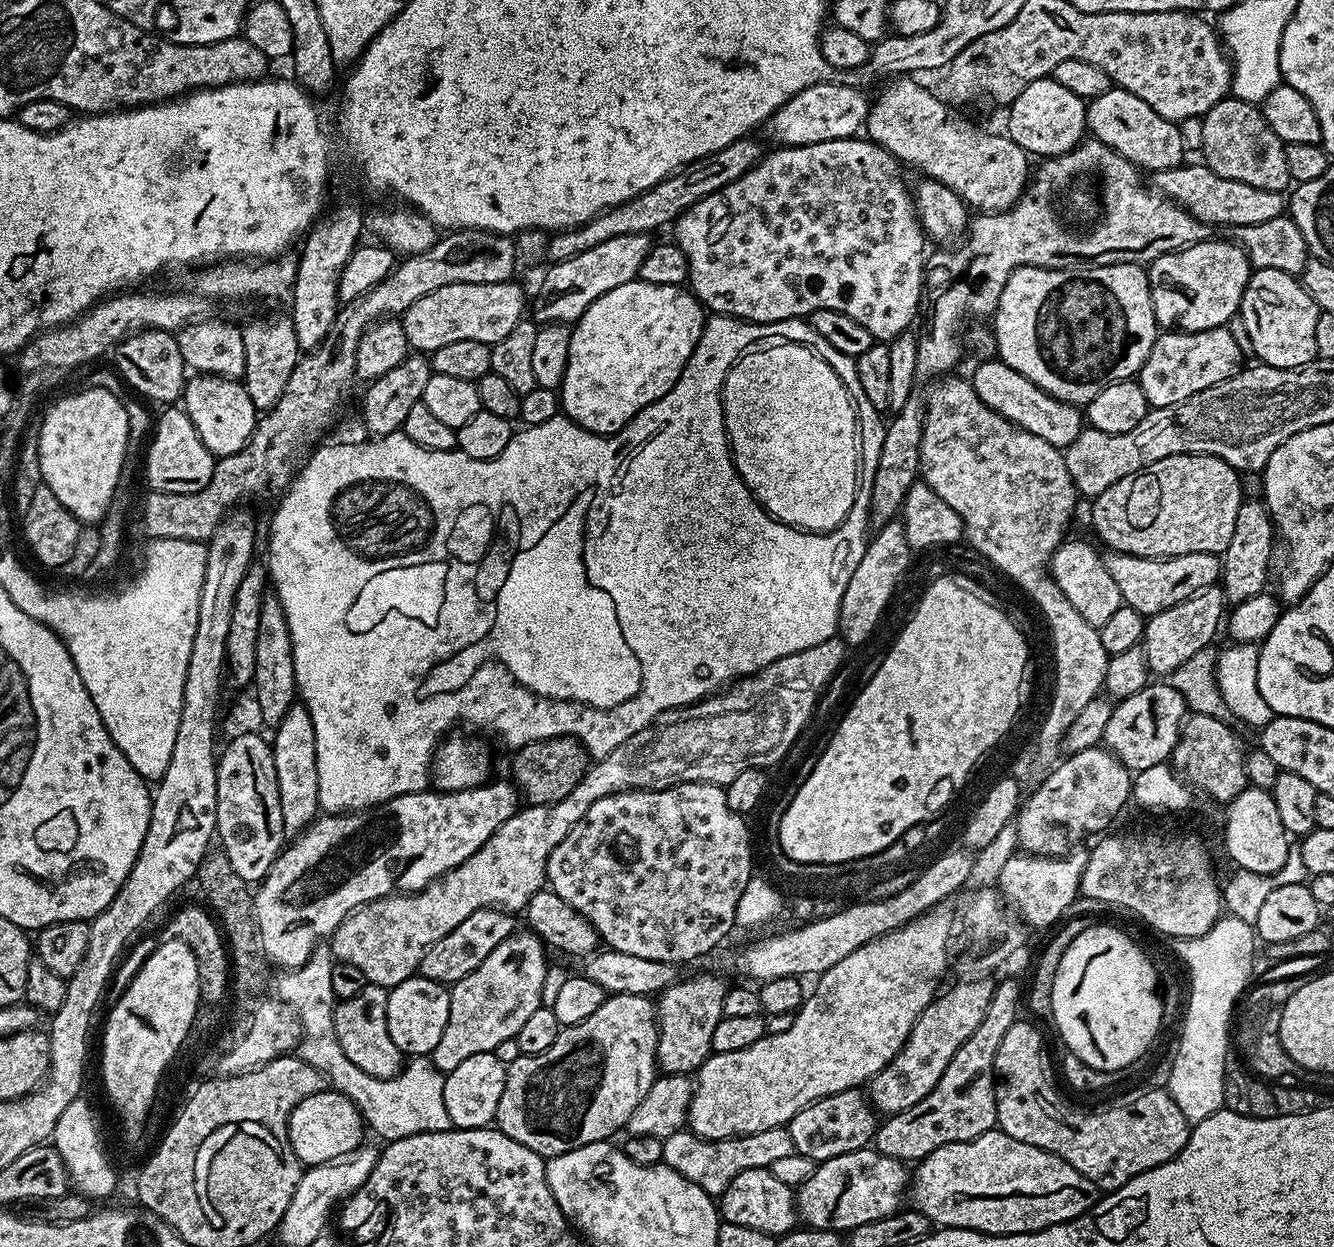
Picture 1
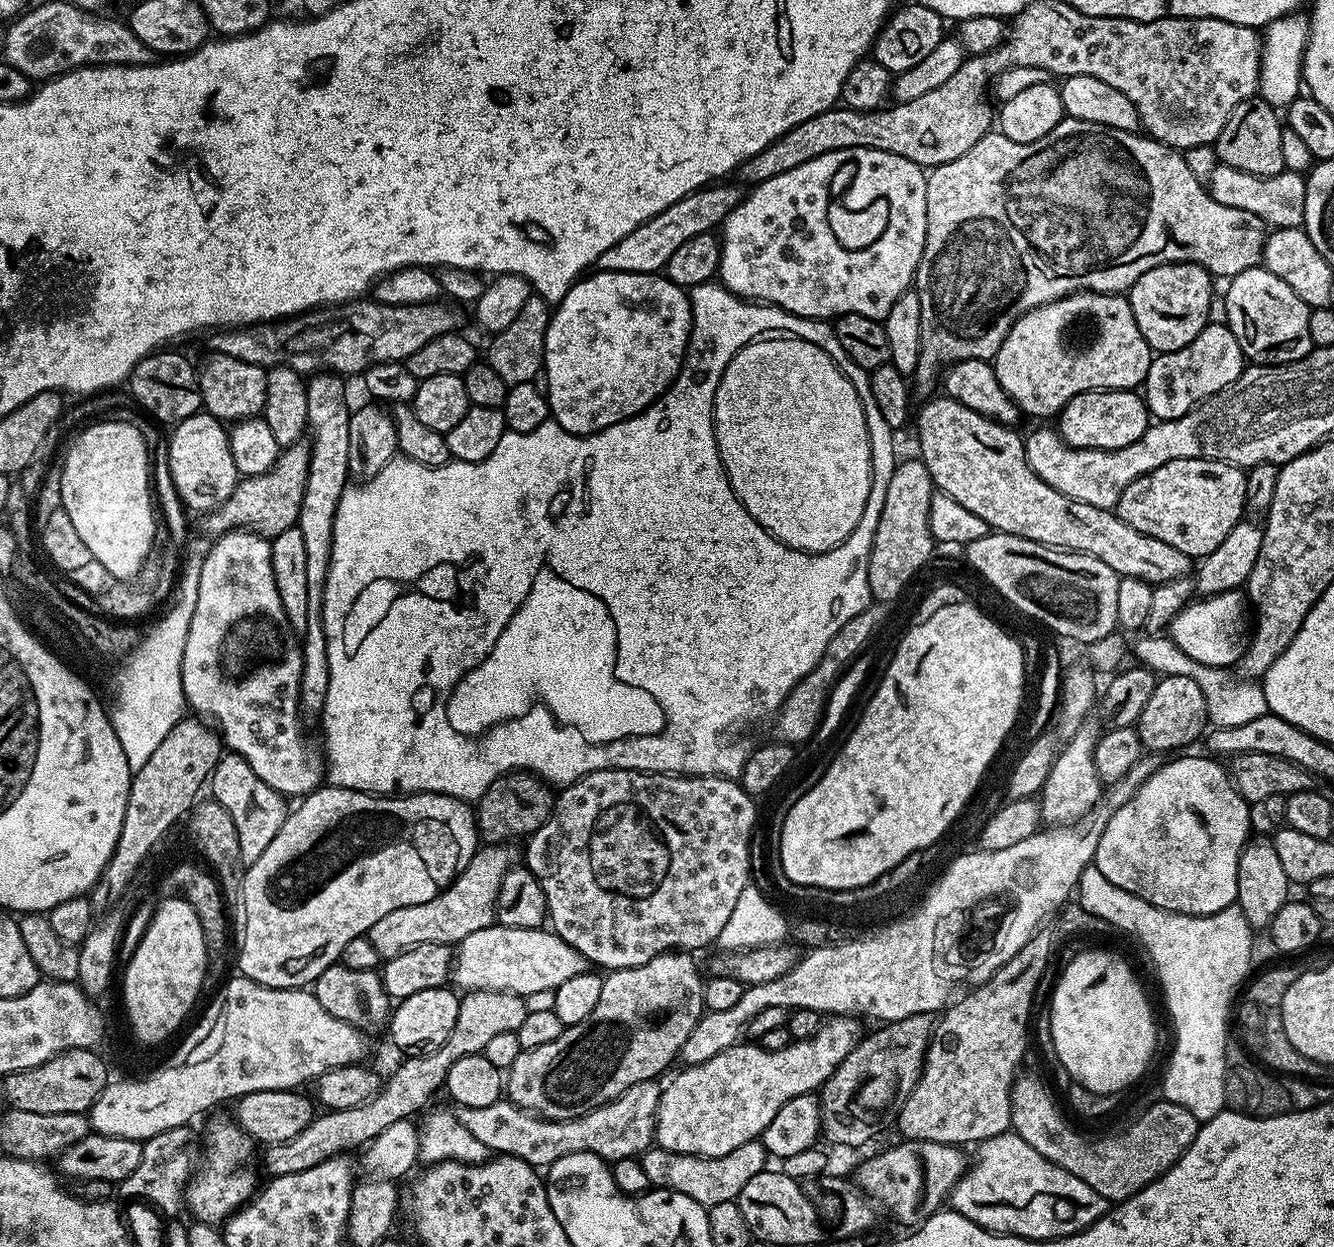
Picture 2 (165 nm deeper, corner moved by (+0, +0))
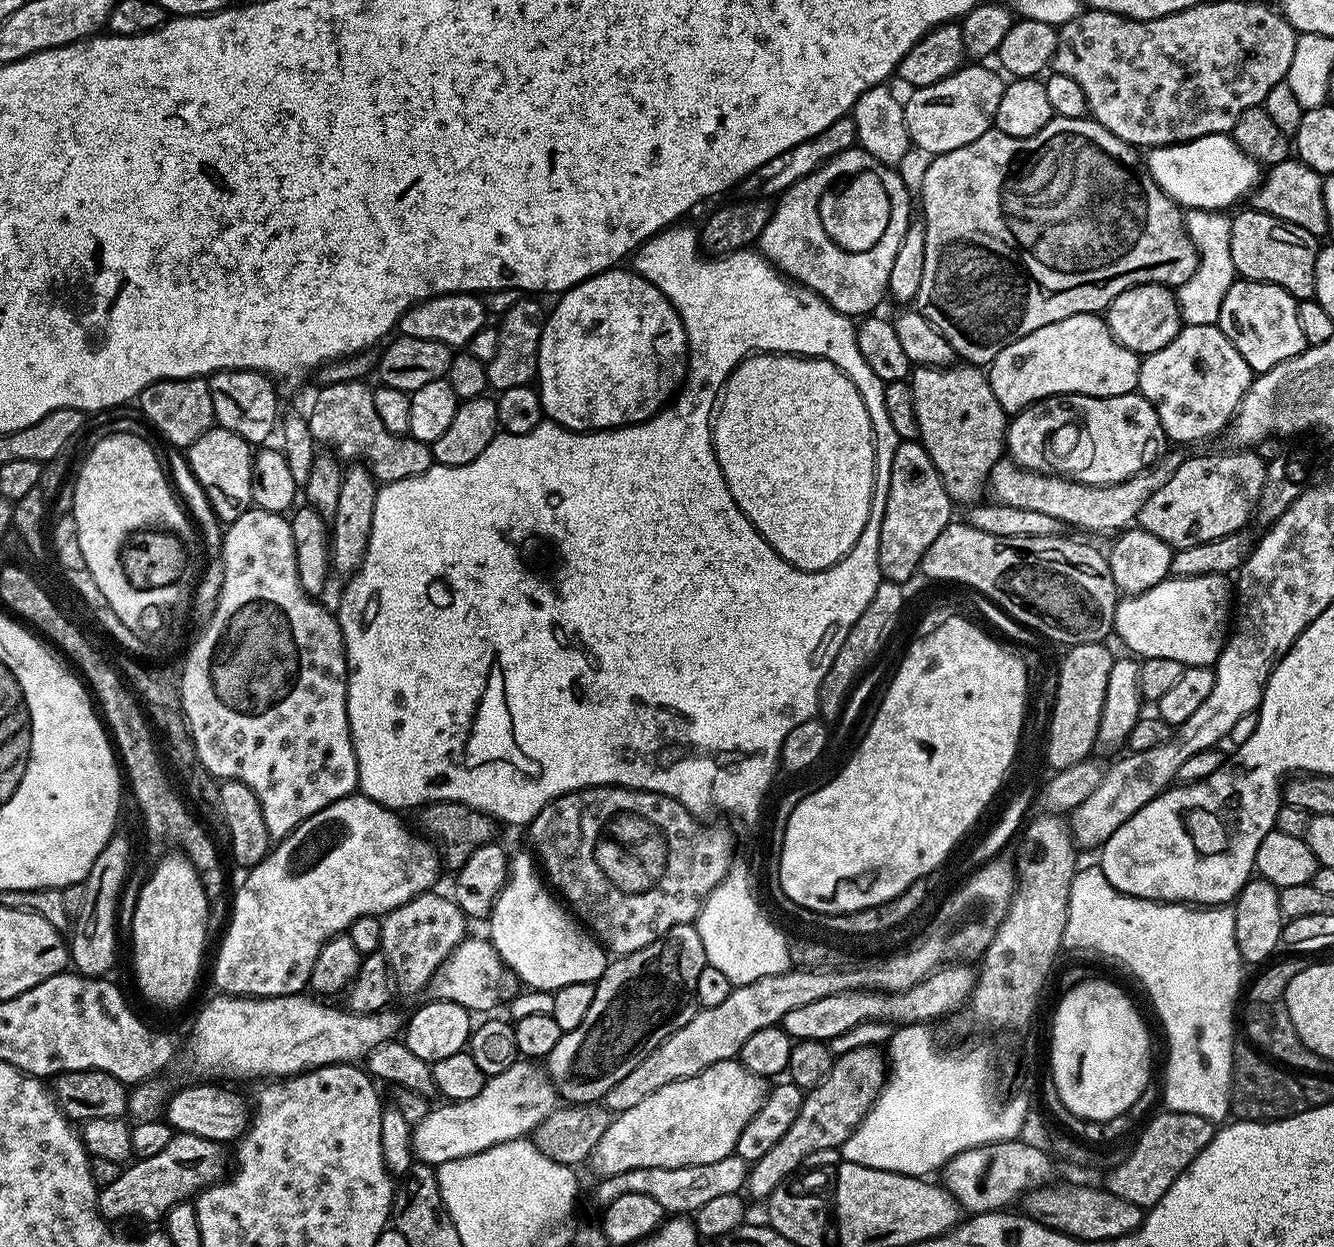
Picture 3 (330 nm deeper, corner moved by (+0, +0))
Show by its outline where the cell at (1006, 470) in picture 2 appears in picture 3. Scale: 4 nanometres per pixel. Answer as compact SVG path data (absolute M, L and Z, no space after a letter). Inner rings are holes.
M956 362L947 368L913 367L914 414L918 418L919 443L930 454L948 495L953 501L976 502L986 492L992 468L1006 452L1009 417L994 398L983 367Z

